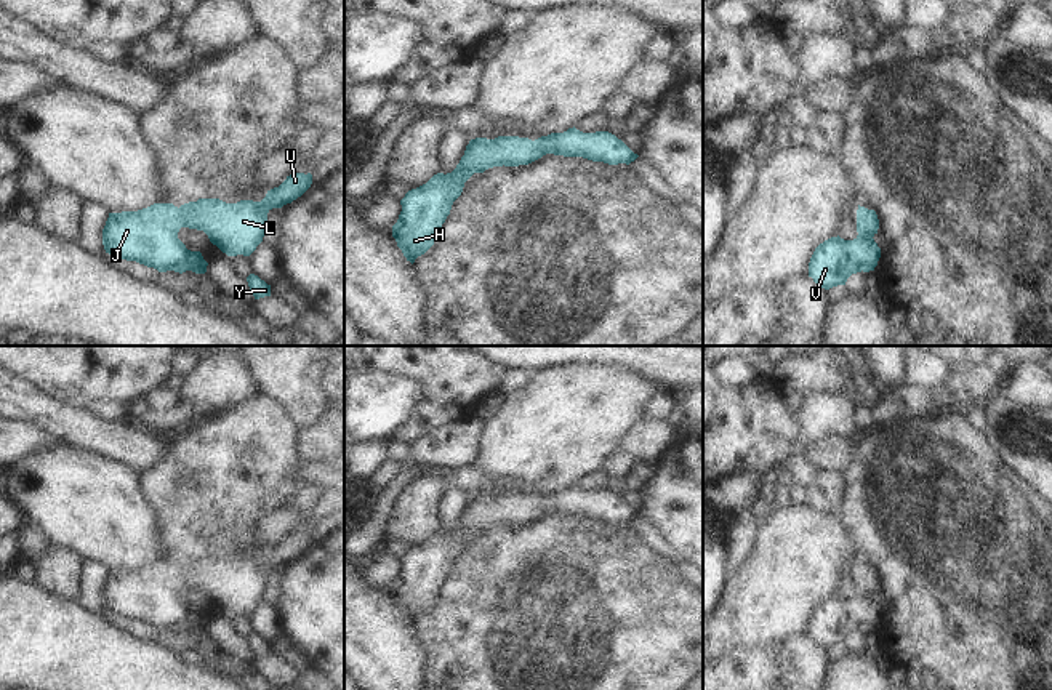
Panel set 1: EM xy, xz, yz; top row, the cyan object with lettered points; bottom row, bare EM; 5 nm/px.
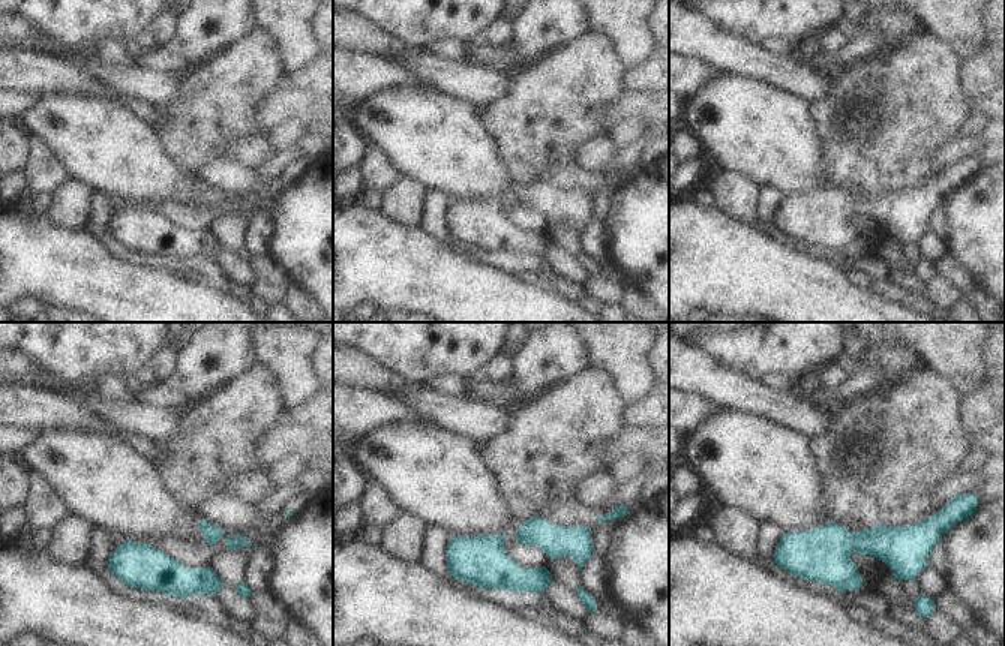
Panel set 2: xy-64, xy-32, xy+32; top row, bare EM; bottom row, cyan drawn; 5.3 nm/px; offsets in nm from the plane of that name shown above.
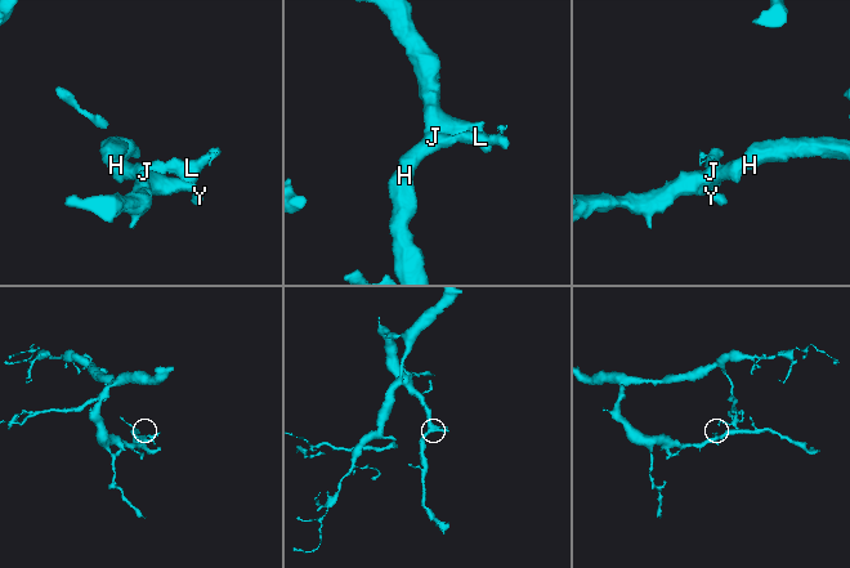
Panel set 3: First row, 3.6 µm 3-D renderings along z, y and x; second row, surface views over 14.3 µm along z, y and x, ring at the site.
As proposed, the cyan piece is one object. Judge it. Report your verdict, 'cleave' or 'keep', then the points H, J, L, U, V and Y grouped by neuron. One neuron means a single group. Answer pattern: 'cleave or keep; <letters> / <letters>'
keep; H J L U V Y

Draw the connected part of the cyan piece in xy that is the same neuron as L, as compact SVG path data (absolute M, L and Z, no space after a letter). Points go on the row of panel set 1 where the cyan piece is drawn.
M293 173L261 202L226 203L199 199L179 208L154 203L138 211L109 213L102 229L106 253L136 261L159 272L205 274L208 263L200 251L191 251L178 239L181 227L203 231L227 256L250 256L263 242L267 213L301 197L312 184L312 175Z

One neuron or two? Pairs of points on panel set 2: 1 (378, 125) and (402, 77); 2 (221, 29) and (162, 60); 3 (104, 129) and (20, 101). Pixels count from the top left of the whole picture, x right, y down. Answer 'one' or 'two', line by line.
1: two
2: one
3: two

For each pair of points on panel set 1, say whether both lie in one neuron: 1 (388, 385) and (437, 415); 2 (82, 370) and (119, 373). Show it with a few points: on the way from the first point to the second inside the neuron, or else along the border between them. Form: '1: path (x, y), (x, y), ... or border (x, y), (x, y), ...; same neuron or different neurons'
1: border (391, 372), (418, 391), (394, 433); different neurons
2: path (92, 372), (109, 373); same neuron

